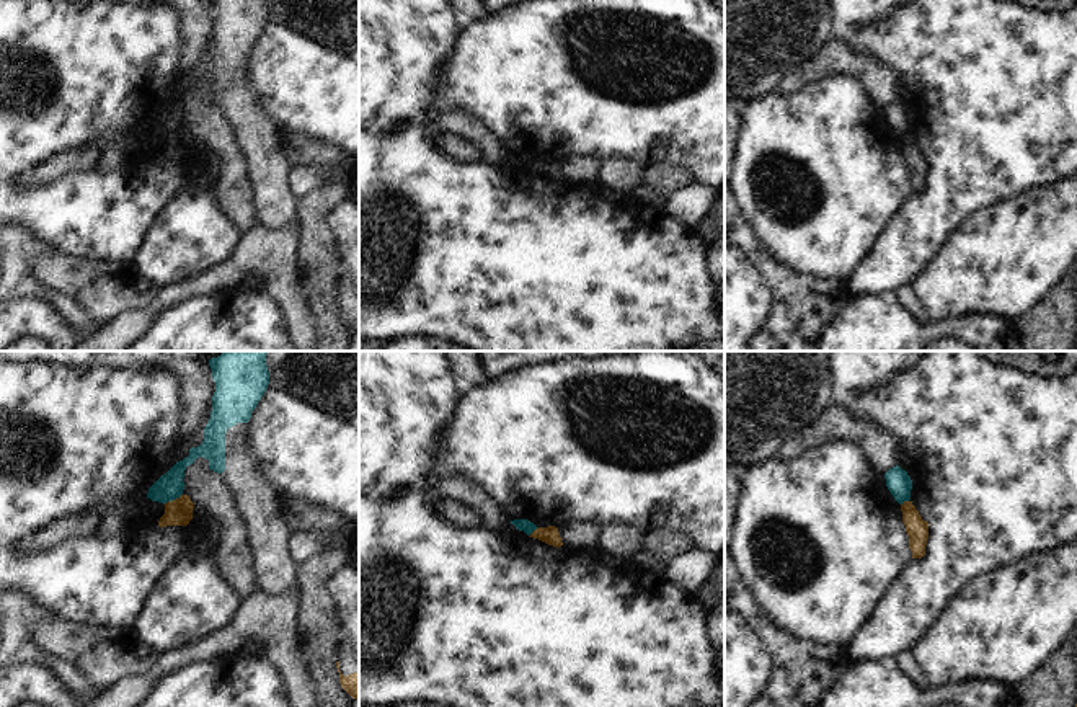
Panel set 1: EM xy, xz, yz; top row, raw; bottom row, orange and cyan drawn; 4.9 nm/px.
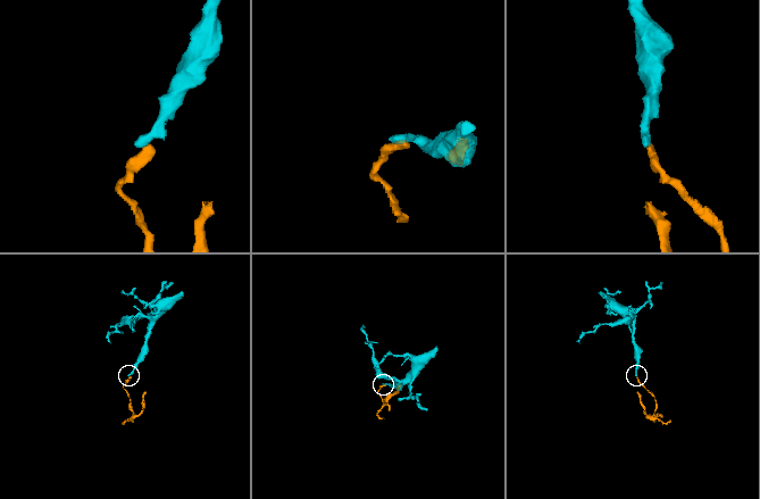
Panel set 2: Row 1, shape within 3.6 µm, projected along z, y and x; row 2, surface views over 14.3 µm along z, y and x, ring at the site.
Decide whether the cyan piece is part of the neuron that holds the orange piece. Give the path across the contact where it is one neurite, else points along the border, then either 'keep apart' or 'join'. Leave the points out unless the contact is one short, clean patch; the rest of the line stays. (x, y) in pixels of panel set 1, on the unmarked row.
border xy (181, 128), (163, 137); keep apart

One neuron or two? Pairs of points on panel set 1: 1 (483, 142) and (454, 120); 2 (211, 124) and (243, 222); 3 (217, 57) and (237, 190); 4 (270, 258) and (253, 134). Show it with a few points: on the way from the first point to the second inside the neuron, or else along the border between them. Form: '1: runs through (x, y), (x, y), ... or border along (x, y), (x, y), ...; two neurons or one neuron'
1: runs through (477, 136), (460, 121); one neuron
2: runs through (227, 149), (232, 160), (234, 198); one neuron
3: border along (247, 168), (252, 209), (255, 213); two neurons
4: border along (296, 226), (257, 231); two neurons

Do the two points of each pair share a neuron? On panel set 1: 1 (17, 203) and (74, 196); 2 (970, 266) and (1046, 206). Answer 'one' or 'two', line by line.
1: one
2: one

